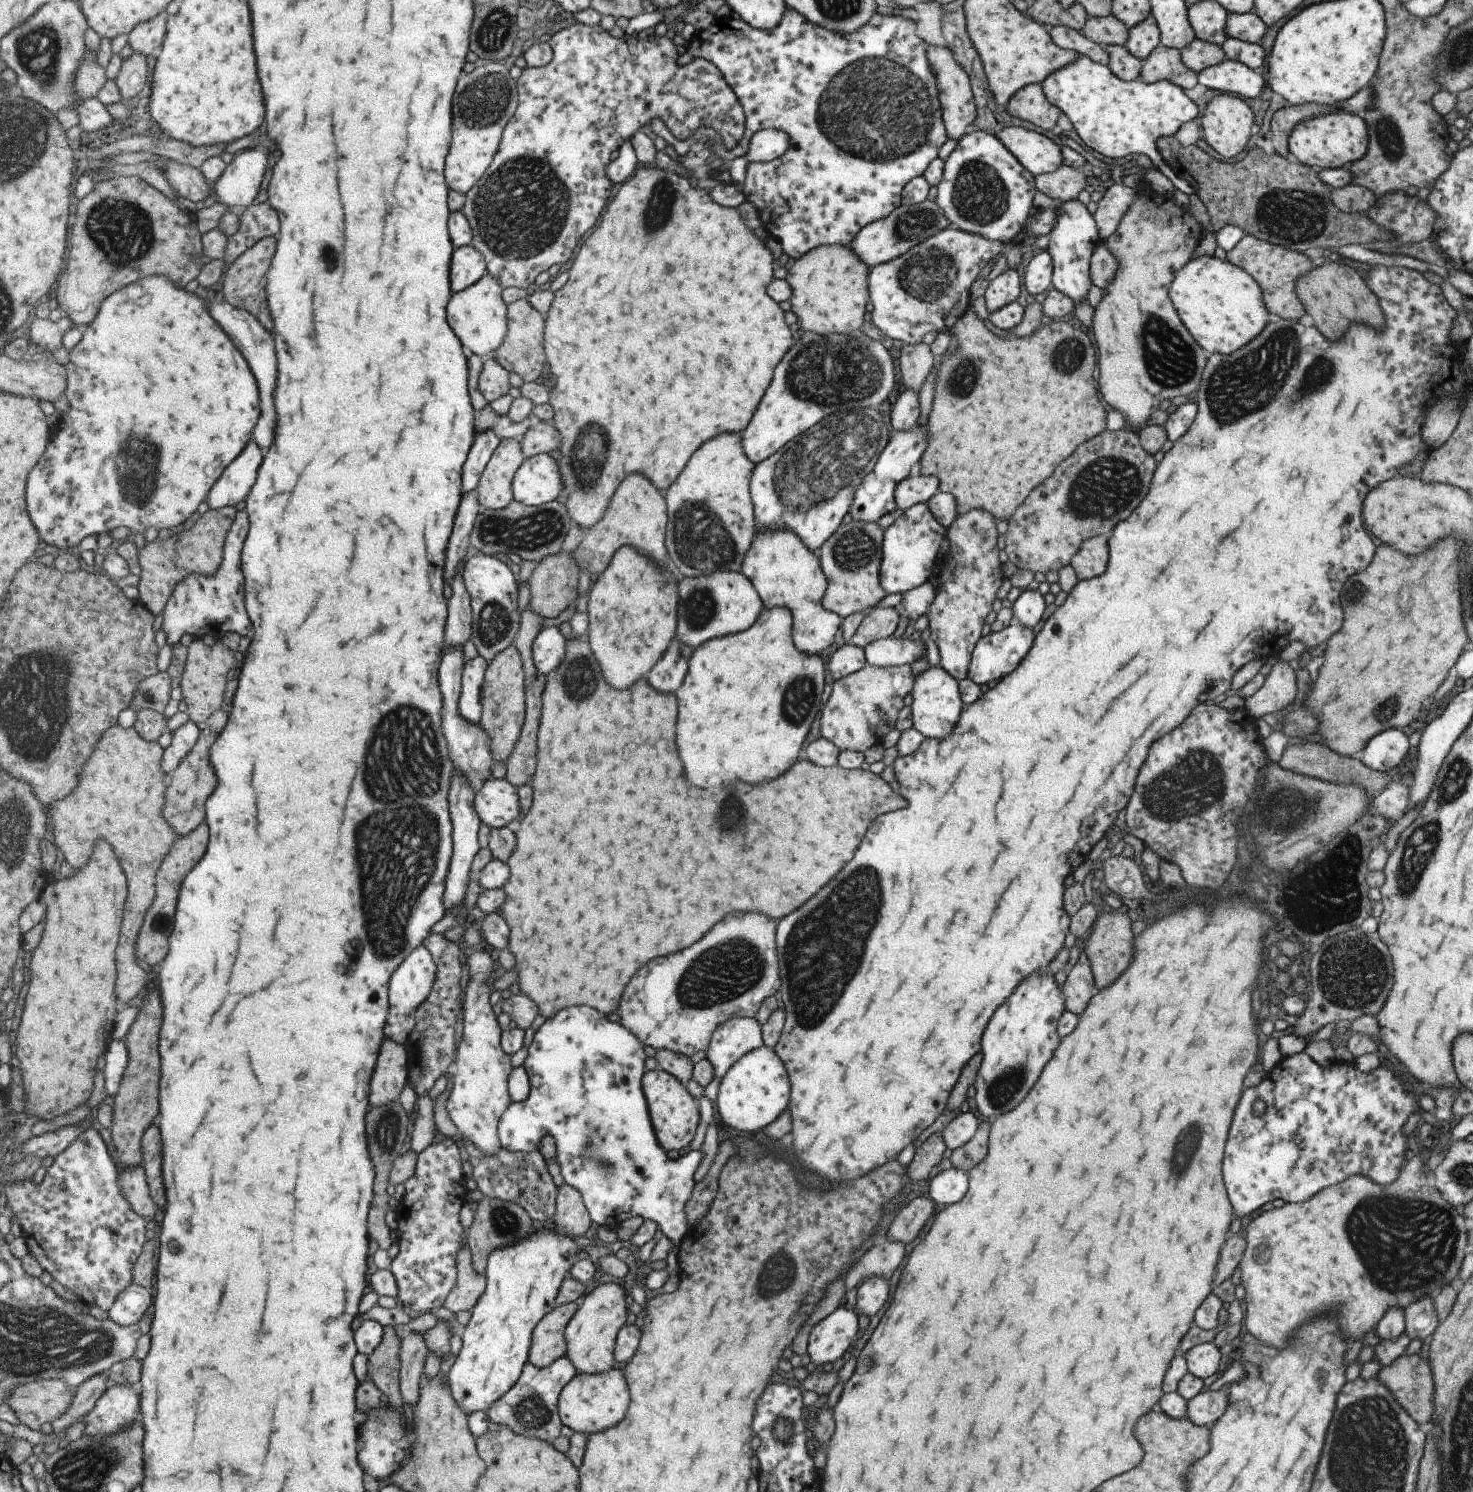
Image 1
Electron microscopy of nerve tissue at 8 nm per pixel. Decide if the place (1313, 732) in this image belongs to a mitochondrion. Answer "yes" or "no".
no

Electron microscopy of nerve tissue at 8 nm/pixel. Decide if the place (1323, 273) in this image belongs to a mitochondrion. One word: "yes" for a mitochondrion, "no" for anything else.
no

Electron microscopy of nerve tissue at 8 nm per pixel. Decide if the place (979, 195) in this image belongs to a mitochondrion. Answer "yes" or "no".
yes

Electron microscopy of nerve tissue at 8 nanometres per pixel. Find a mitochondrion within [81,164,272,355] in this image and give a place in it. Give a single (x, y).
(120, 230)

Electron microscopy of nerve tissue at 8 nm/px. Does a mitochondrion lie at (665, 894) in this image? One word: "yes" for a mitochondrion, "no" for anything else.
no

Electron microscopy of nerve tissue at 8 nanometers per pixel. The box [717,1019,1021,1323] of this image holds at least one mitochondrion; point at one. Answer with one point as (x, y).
(792, 1274)

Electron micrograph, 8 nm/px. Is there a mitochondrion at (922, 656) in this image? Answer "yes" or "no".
no

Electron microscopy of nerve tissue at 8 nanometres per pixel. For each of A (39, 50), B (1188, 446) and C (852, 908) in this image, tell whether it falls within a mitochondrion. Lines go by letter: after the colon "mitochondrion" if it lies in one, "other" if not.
A: mitochondrion
B: mitochondrion
C: mitochondrion

